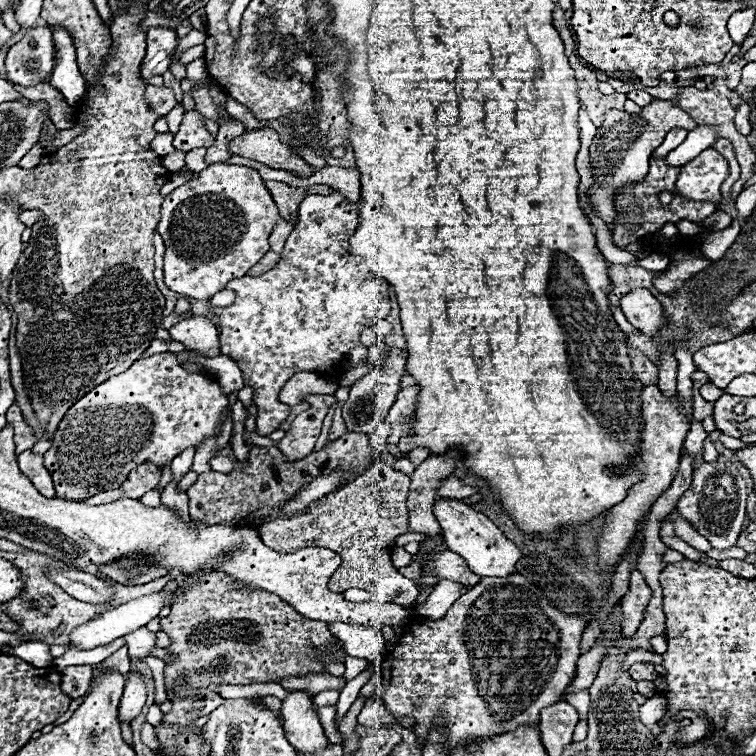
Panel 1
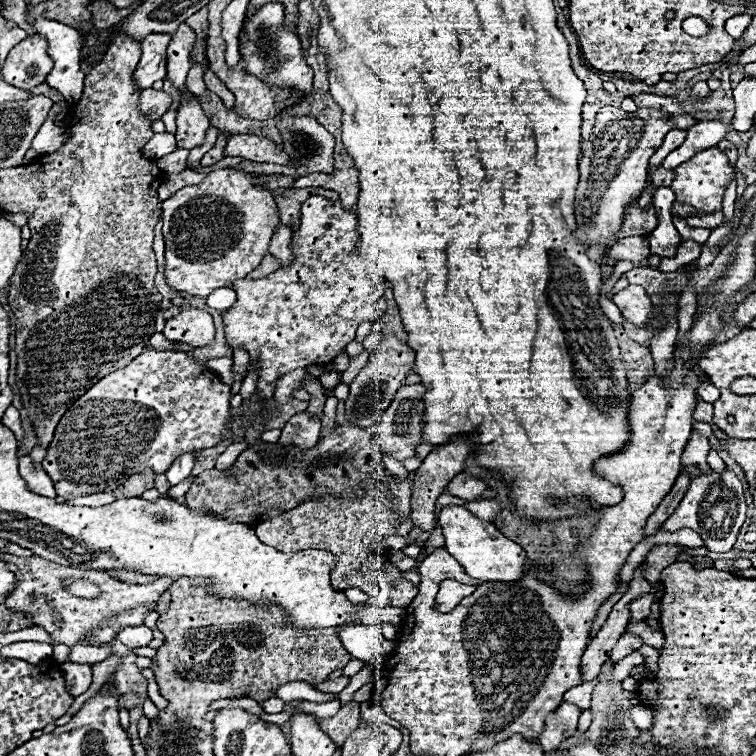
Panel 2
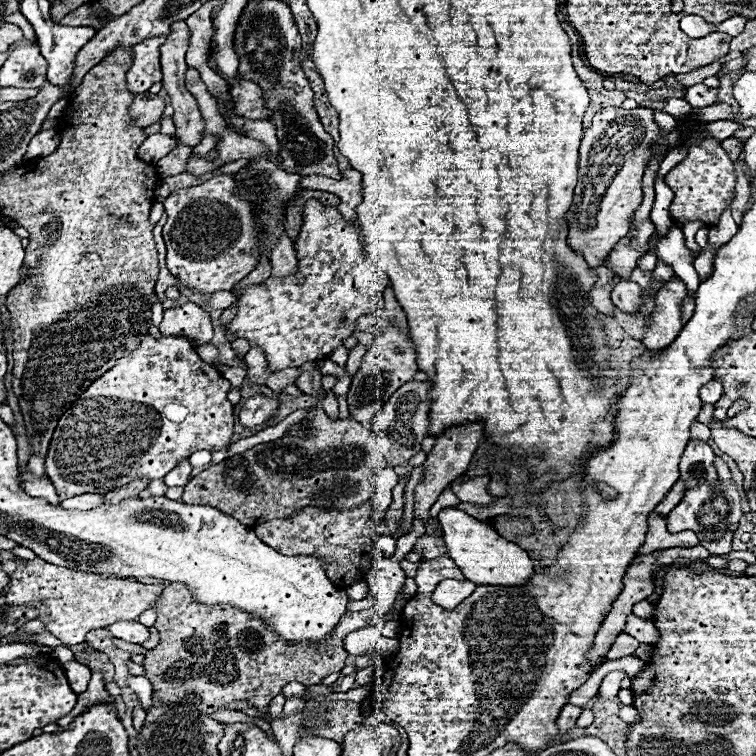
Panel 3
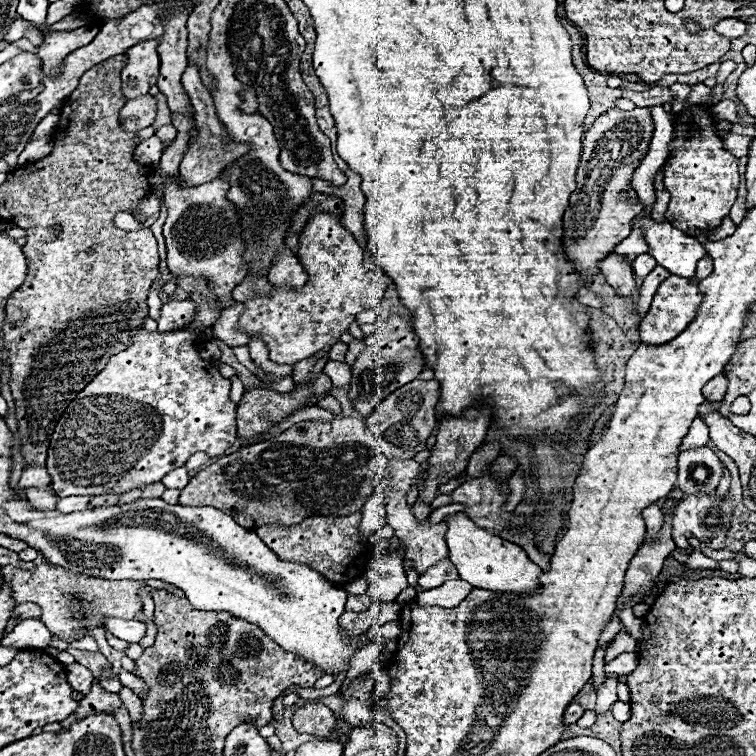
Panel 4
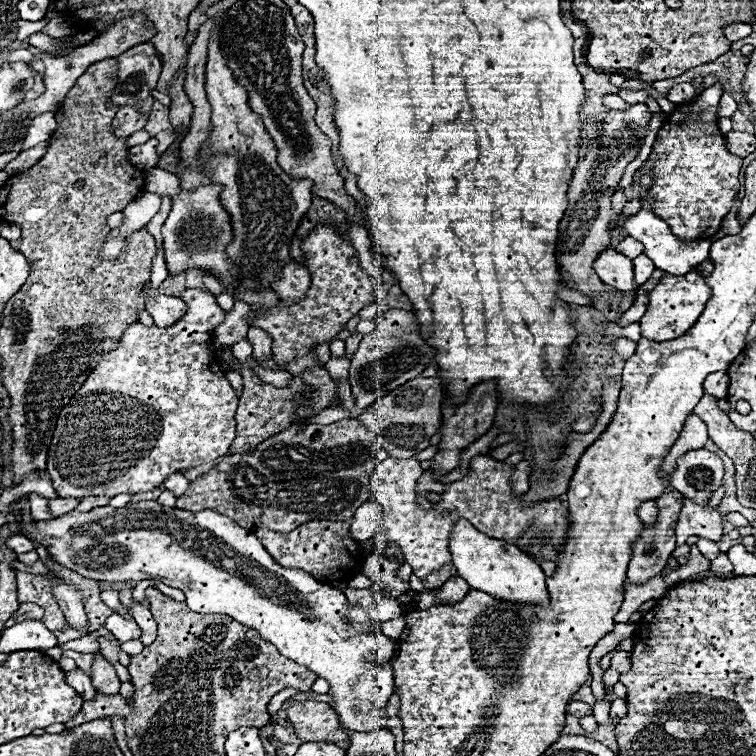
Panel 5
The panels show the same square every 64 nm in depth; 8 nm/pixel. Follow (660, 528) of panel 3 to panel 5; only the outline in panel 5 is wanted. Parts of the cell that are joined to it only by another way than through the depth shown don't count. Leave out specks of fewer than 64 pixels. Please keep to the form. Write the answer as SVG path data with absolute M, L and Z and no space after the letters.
M646 502L638 508L638 518L646 524L646 522L654 522L656 520L656 504L654 502Z

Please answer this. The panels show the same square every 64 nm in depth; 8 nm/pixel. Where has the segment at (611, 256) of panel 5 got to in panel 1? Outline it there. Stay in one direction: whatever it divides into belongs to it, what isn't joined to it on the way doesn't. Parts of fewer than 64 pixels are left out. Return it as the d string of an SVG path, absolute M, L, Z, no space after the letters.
M632 288L620 298L620 308L628 322L648 336L658 334L658 330L668 322L662 314L660 302L646 288Z

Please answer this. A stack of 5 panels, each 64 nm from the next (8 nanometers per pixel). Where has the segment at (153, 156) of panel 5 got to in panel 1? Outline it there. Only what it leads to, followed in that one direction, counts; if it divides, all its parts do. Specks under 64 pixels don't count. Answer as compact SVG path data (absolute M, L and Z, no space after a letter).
M170 132L158 133L154 140L152 140L150 148L152 148L152 152L156 152L158 156L166 156L166 154L174 152L172 140L174 140L174 134Z

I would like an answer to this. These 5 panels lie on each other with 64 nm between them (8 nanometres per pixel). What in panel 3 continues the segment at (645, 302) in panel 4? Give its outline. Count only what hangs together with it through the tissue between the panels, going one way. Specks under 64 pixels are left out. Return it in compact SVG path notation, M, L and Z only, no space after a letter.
M658 260L656 268L652 270L652 284L660 284L660 282L664 282L664 280L670 280L672 276L674 276L672 268L664 266L664 262L662 262L662 260Z

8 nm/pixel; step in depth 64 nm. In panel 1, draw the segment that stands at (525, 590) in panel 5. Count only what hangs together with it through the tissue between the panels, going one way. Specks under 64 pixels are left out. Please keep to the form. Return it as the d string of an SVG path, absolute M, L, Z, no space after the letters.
M438 500L434 504L434 516L442 526L442 536L448 546L448 550L456 552L476 576L492 576L492 578L508 578L516 570L516 562L522 558L522 550L508 540L502 530L498 530L488 516L472 510L468 504L462 504L460 500Z

